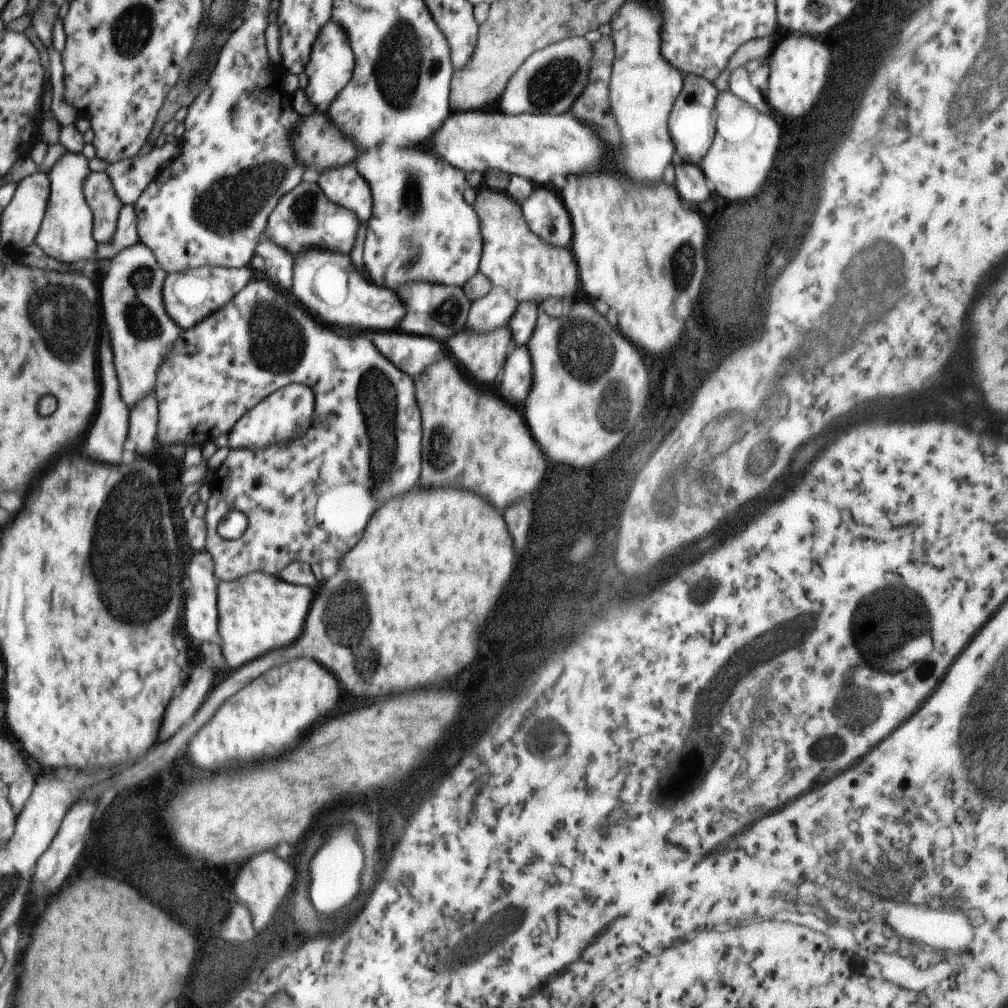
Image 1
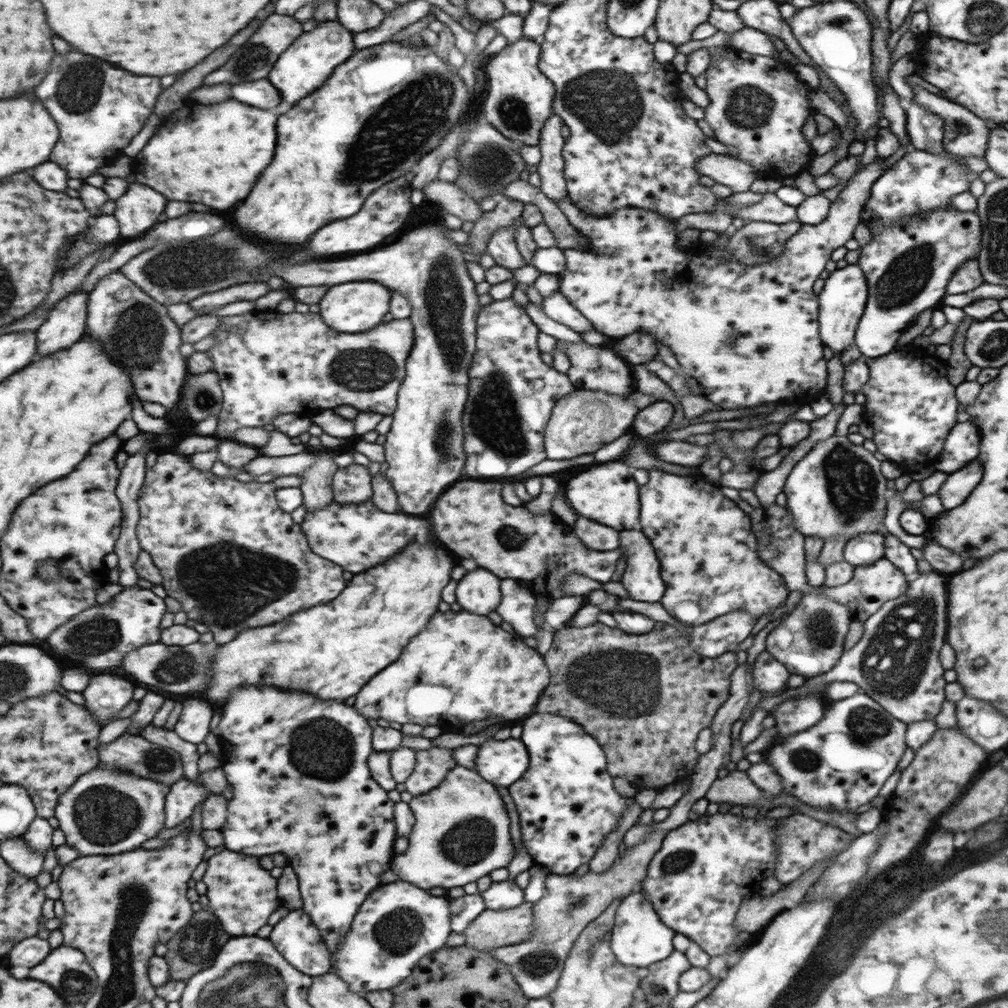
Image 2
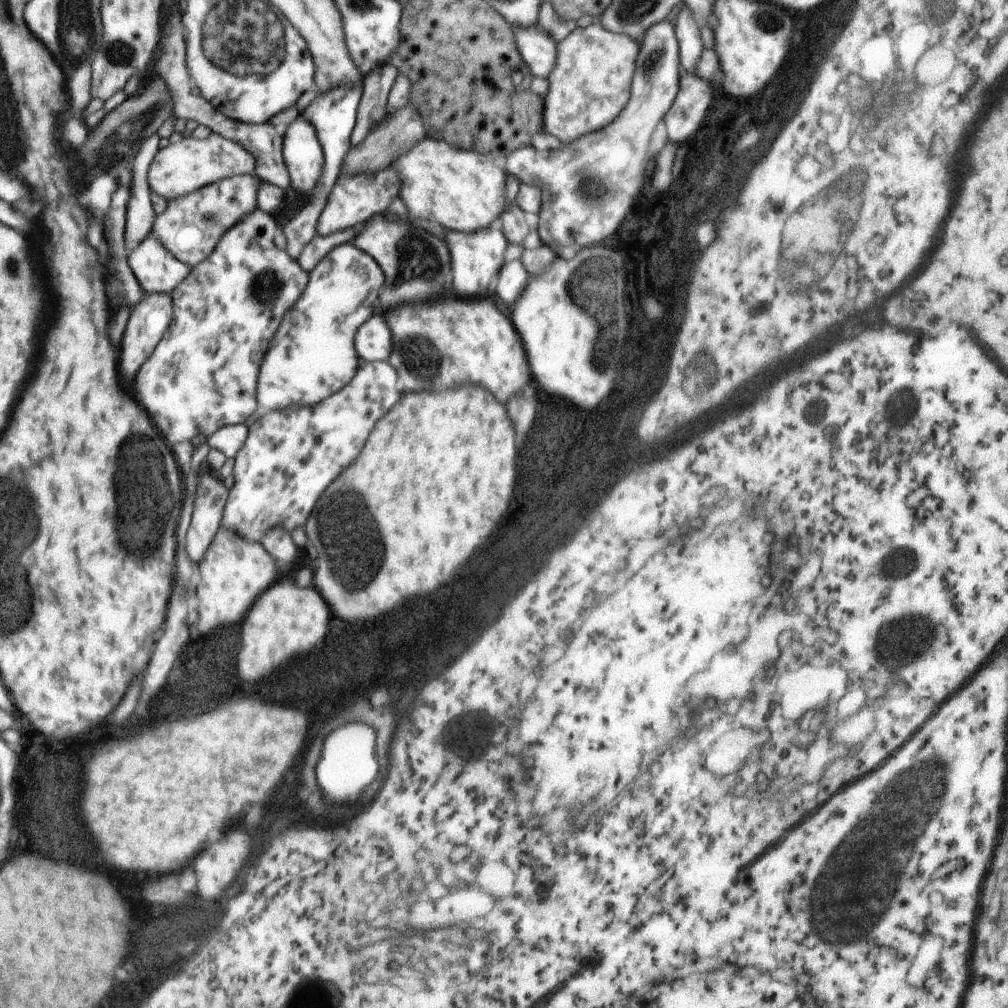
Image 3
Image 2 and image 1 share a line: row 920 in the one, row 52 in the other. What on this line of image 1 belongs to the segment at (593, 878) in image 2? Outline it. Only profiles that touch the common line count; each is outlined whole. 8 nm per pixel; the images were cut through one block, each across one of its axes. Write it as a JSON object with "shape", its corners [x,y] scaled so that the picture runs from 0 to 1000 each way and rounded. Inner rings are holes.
{"shape":[[[565,37],[529,52],[512,71],[500,93],[494,98],[496,109],[506,114],[563,112],[584,81],[584,60],[588,46],[580,37]]]}

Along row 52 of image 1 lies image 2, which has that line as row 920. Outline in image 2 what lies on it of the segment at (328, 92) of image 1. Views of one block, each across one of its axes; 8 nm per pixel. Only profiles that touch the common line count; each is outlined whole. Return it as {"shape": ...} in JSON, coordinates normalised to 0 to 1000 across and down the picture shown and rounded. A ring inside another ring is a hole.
{"shape":[[[246,680],[231,687],[226,698],[218,703],[220,714],[217,719],[218,731],[222,744],[221,761],[224,763],[228,779],[231,781],[231,793],[227,795],[227,813],[221,821],[223,827],[224,841],[232,845],[241,845],[248,849],[263,850],[276,847],[285,849],[286,853],[299,873],[299,884],[303,893],[303,904],[308,907],[311,914],[318,921],[321,933],[324,935],[328,946],[334,946],[338,942],[338,936],[346,928],[351,908],[355,905],[357,898],[372,881],[377,879],[377,867],[385,863],[385,855],[391,847],[391,832],[393,821],[391,817],[383,817],[392,813],[392,796],[385,794],[382,782],[377,782],[375,775],[369,772],[364,759],[367,747],[370,745],[369,727],[370,722],[365,718],[365,713],[355,708],[349,700],[329,694],[317,694],[312,688],[304,687],[290,687],[280,683],[268,683],[268,681]]]}

